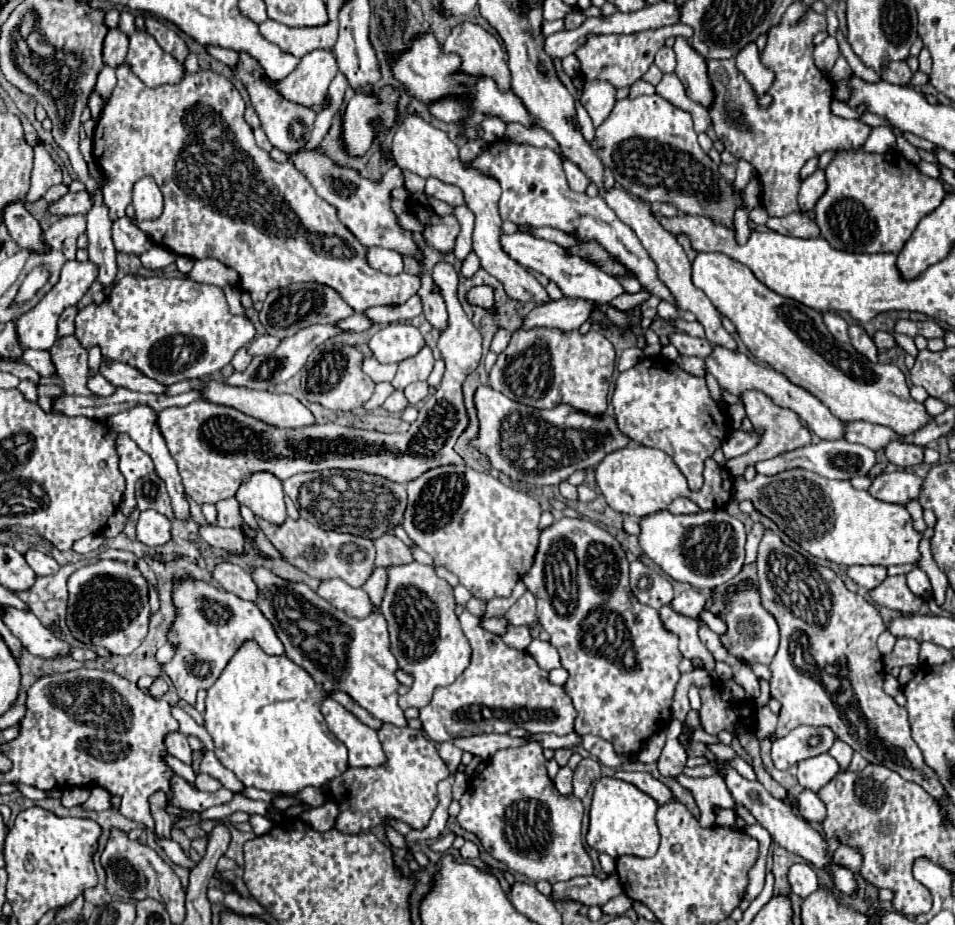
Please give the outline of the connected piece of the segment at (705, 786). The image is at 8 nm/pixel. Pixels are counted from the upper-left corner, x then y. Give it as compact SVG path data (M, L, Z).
M680 774L676 776L676 780L692 790L694 794L694 800L702 812L700 816L700 824L702 828L710 828L714 824L714 806L720 806L720 808L734 808L734 800L730 796L730 790L724 782L724 778L720 774L714 774L710 778L688 778L686 774Z

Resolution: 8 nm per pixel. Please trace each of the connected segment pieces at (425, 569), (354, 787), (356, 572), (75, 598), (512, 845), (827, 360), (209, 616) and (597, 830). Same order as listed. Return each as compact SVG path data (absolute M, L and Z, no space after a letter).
M418 562L406 564L406 566L394 566L388 568L388 588L382 600L382 616L388 622L388 632L390 632L390 650L398 660L398 668L404 670L406 674L410 674L414 678L408 694L400 696L398 706L402 710L416 706L416 708L424 708L430 702L430 696L434 692L436 686L450 686L470 664L470 644L460 628L458 616L454 614L456 602L454 602L454 594L452 594L452 586L448 586L446 580L438 578L434 574L432 566L424 566Z
M384 724L384 728L378 730L378 738L388 756L386 764L378 768L348 768L326 788L330 798L340 806L334 828L346 834L358 834L382 824L386 818L396 818L414 830L424 830L438 806L436 784L448 778L450 770L438 756L434 742L428 740L422 730Z
M288 518L282 528L274 528L272 524L266 524L266 520L258 520L260 528L266 532L268 540L276 546L276 550L284 556L284 560L302 572L306 572L312 578L318 580L330 580L330 578L342 578L354 588L360 588L374 570L374 542L350 536L342 532L326 532L318 526L310 524L308 520L292 520Z
M98 560L68 578L68 628L84 644L104 646L112 654L134 652L148 632L148 582L136 566L118 560Z
M526 734L526 738L528 742L524 746L498 750L488 760L484 770L470 780L470 788L460 798L462 810L456 816L458 824L464 830L474 832L480 838L486 852L490 852L496 860L504 862L508 870L518 872L532 882L548 880L550 884L554 884L576 876L590 876L592 860L584 850L581 835L584 806L576 796L572 794L562 796L556 790L554 782L548 778L548 772L546 772L546 758L542 754L542 744L534 740L532 734Z
M698 252L692 260L692 282L736 326L740 340L754 358L814 394L842 422L866 420L890 426L900 436L906 436L932 420L924 404L912 400L898 366L872 364L866 356L860 360L860 352L852 344L842 344L828 334L818 310L772 292L748 266L720 252Z
M182 580L174 586L174 604L178 618L170 628L170 642L176 644L176 656L164 664L164 672L172 678L178 696L188 704L196 704L196 692L210 688L236 650L246 642L254 640L270 656L284 656L284 646L276 636L274 626L254 602L246 602L210 582Z
M600 778L594 786L594 796L590 806L590 828L586 834L586 842L590 848L606 852L612 858L618 858L622 854L650 858L656 854L660 844L656 810L658 804L650 800L650 796L646 796L634 784L628 784L618 778Z

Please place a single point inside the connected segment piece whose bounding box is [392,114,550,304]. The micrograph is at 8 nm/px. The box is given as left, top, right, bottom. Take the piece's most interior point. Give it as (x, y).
(417, 146)

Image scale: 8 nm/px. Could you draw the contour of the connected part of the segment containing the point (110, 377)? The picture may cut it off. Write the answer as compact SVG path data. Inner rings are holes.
M102 358L100 374L116 388L128 388L134 392L154 392L154 394L162 394L166 390L164 384L160 384L160 382L144 376L136 368L122 364L122 362L116 362L116 360Z

